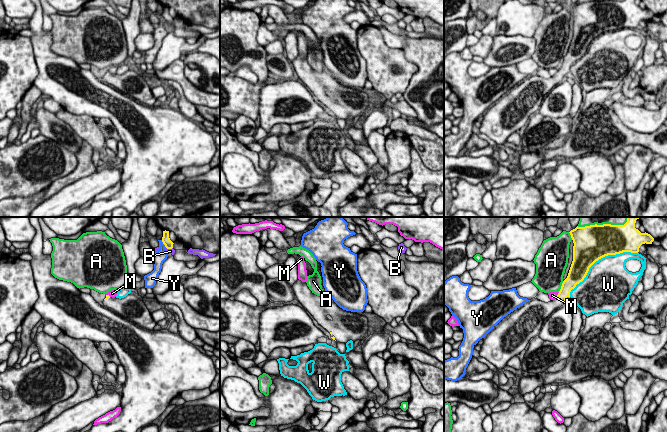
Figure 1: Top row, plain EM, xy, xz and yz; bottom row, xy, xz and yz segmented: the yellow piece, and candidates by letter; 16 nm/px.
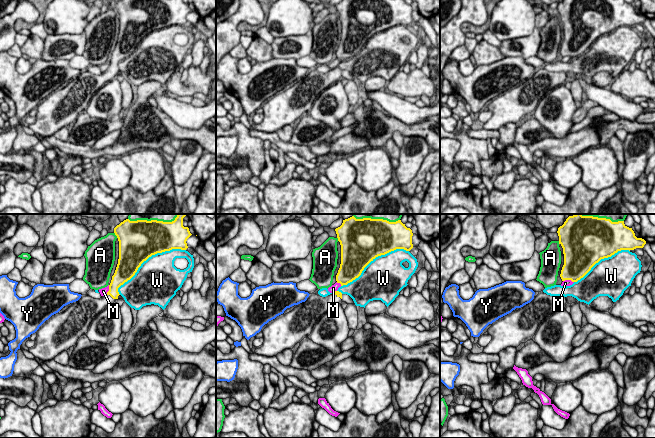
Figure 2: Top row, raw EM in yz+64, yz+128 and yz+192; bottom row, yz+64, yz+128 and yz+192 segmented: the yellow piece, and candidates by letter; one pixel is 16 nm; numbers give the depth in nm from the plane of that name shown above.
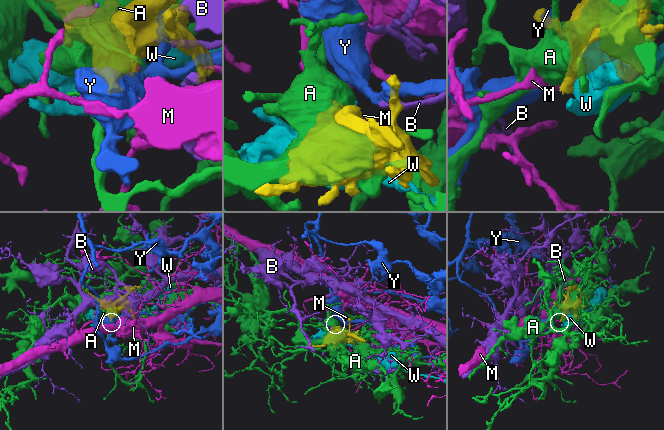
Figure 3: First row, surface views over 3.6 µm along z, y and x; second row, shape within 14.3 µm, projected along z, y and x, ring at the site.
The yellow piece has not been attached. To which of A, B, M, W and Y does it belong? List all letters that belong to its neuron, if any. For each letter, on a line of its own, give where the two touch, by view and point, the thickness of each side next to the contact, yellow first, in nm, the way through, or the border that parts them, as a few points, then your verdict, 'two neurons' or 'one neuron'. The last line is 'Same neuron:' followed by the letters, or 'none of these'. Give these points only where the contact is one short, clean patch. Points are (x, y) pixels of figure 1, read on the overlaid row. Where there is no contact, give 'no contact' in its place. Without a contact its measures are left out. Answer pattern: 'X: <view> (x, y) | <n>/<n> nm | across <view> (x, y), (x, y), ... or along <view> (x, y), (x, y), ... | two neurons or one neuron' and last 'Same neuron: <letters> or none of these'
A: yz (603, 224) | 500/260 nm | two neurons
B: xy (169, 248) | 140/100 nm | along xy (165, 246), (172, 248) | two neurons
M: yz (557, 295) | 200/130 nm | two neurons
W: yz (598, 259) | 500/480 nm | two neurons
Y: xy (163, 243) | 140/200 nm | along xy (161, 240), (165, 246) | two neurons
Same neuron: none of these

